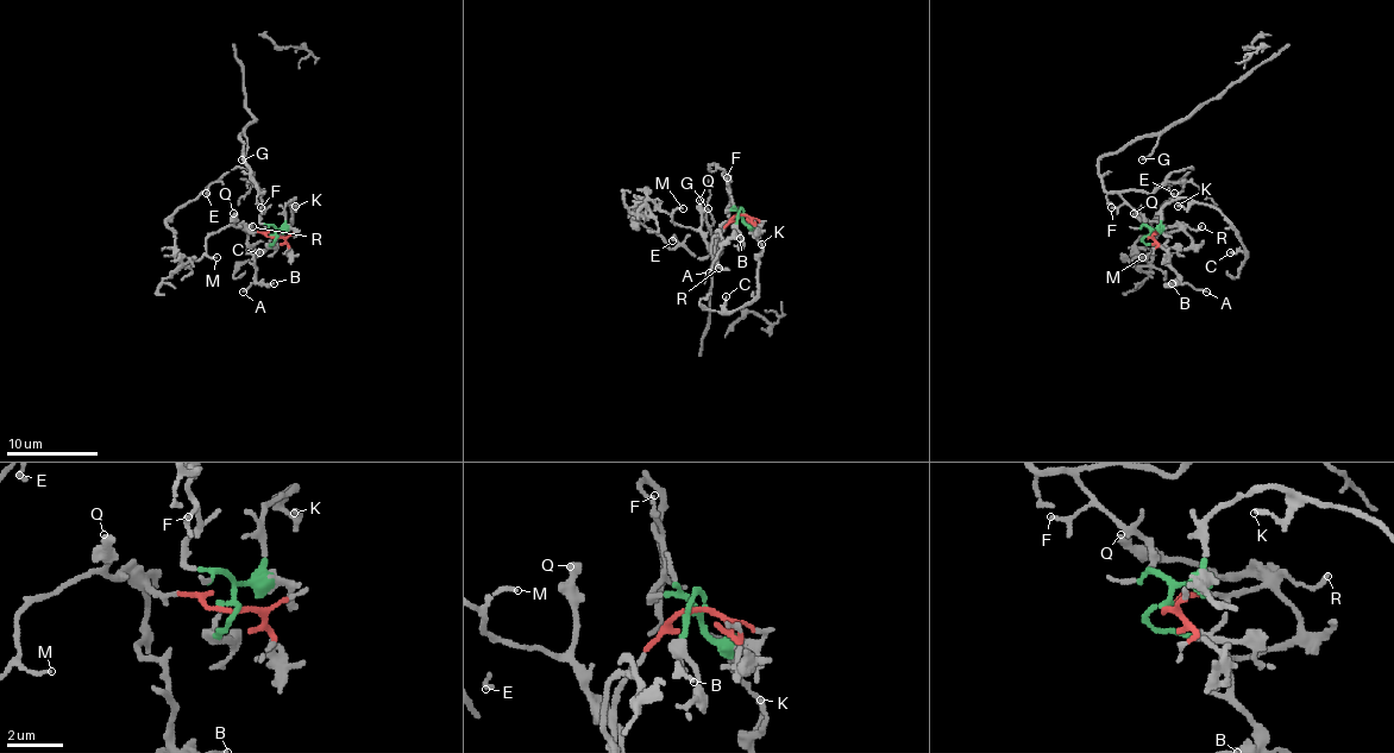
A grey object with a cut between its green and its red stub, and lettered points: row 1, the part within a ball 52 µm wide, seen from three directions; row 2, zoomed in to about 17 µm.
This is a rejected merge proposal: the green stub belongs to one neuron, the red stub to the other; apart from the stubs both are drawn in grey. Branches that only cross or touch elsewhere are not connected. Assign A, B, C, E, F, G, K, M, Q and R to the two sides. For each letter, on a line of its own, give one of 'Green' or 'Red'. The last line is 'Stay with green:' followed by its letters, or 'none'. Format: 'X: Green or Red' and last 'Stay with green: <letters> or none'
A: Red
B: Red
C: Green
E: Green
F: Green
G: Green
K: Green
M: Red
Q: Red
R: Red
Stay with green: C, E, F, G, K

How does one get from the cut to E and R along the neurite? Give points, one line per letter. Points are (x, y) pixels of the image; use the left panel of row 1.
E: (276, 237), (274, 228), (261, 221), (263, 189), (263, 194), (251, 171), (231, 169), (206, 194)
R: (274, 237), (249, 231), (253, 226)

